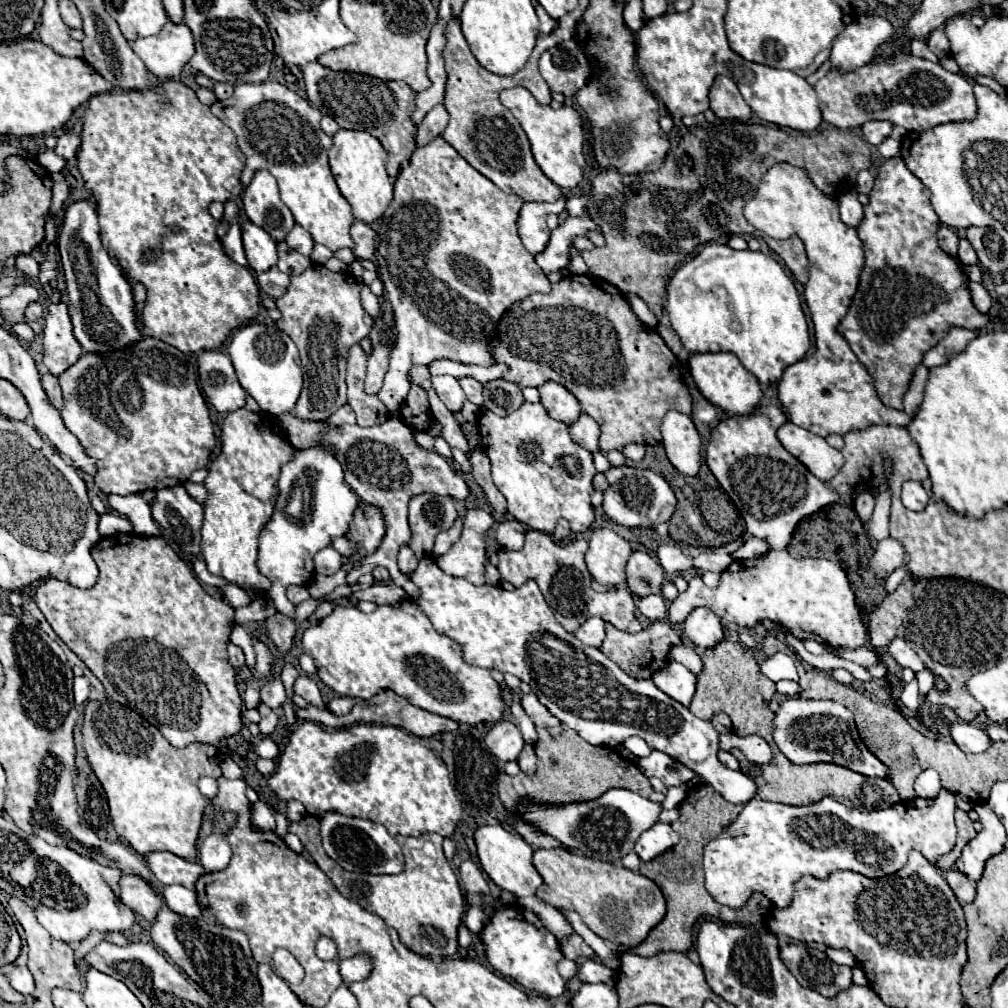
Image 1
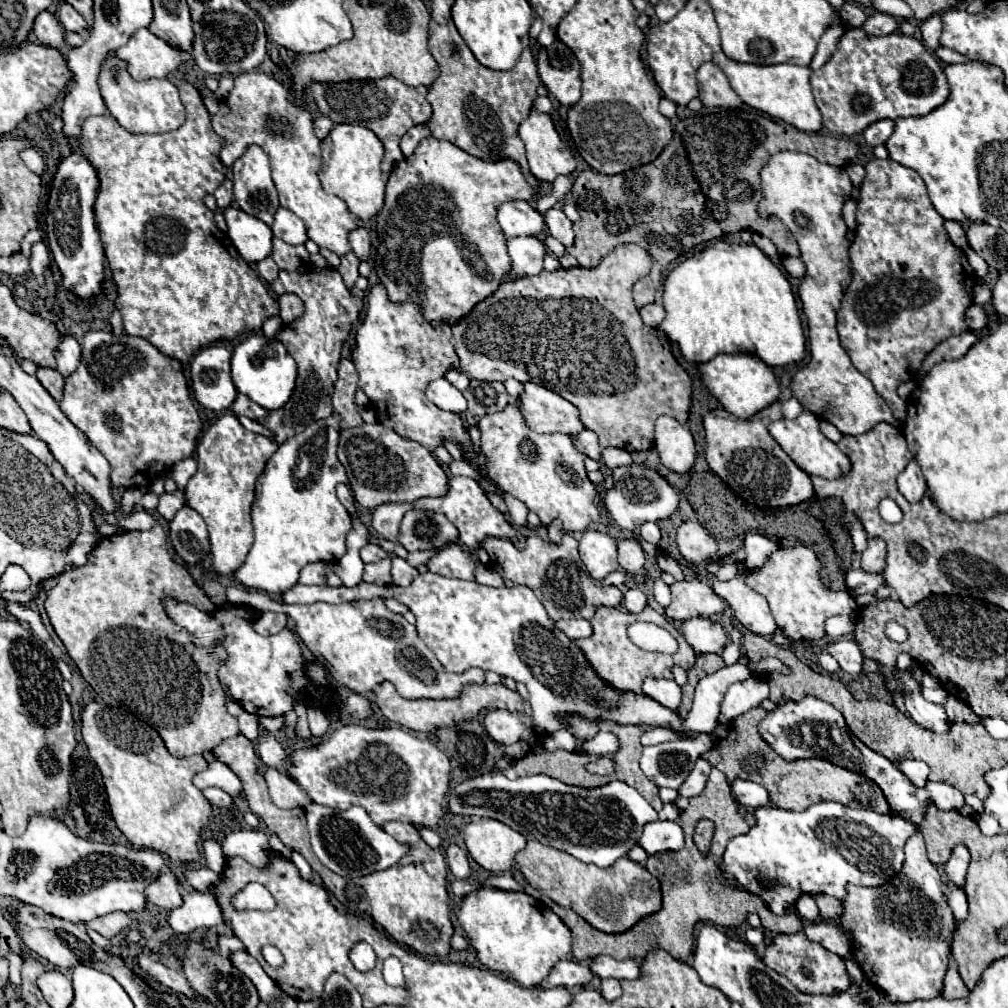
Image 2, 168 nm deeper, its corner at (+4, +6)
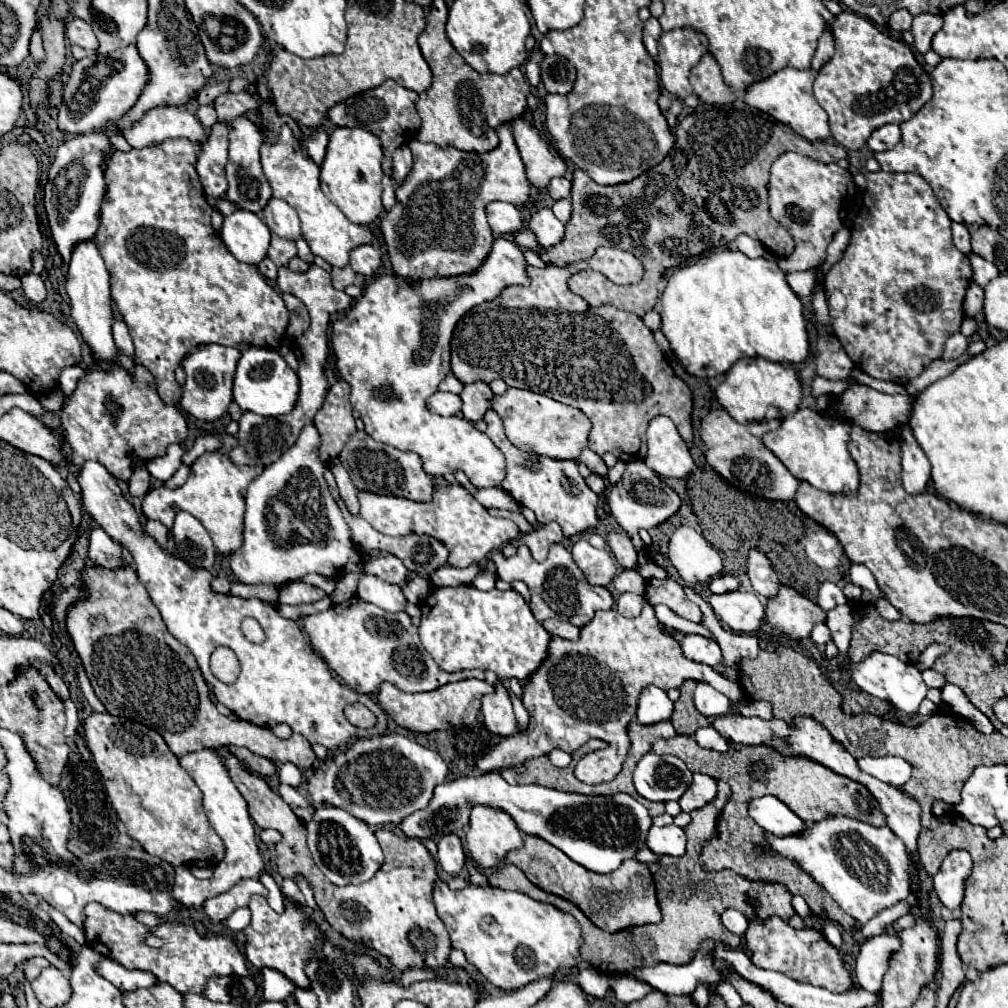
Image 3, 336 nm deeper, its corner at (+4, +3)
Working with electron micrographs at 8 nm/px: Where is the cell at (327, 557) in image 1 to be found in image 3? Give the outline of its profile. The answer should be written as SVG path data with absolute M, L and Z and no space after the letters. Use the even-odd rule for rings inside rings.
M288 582L286 586L282 586L280 590L280 602L282 604L310 604L316 600L322 600L326 596L324 590L304 584L304 582Z

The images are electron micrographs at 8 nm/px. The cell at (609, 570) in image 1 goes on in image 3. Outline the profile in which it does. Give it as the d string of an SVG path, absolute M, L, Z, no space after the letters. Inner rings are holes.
M578 540L572 546L572 558L592 586L608 586L616 576L616 558L610 550L598 550L588 540Z

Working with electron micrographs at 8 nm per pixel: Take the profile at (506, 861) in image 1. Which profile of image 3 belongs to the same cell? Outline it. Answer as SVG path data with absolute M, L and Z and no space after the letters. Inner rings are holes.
M474 806L466 846L474 862L484 868L496 868L508 850L522 846L522 832L510 814L490 806Z

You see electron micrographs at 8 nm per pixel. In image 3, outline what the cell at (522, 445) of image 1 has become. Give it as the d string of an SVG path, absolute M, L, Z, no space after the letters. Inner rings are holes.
M488 410L484 414L484 420L488 424L486 434L492 438L492 442L502 450L506 456L506 480L504 490L522 506L530 508L540 524L558 522L562 526L562 532L566 538L576 536L588 528L594 528L598 524L596 518L596 504L598 496L584 484L584 478L578 472L578 464L572 460L552 460L552 458L540 458L538 454L528 454L522 450L516 450L504 434L500 416L494 410Z

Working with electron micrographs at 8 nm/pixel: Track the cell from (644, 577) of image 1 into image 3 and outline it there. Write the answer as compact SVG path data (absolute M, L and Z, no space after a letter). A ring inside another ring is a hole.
M610 532L606 538L610 552L616 556L616 560L624 566L624 568L634 568L638 562L638 554L630 542L630 538L622 532Z

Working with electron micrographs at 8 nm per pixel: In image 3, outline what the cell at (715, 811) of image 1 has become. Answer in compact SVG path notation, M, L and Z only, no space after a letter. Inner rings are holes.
M718 780L718 794L716 798L700 808L694 810L692 816L692 824L688 824L686 836L688 836L688 846L686 846L686 854L680 858L658 858L654 864L650 864L650 872L654 876L656 882L656 898L662 910L662 920L658 924L648 924L648 926L636 926L636 928L628 928L628 930L620 930L620 932L604 932L600 930L596 924L592 924L578 906L574 906L572 902L556 896L556 894L548 894L544 890L540 890L538 886L534 886L520 868L516 868L514 864L504 864L502 868L496 868L492 874L488 874L488 882L490 886L496 888L504 888L504 890L516 890L522 892L534 900L552 904L556 908L568 910L582 926L582 938L584 944L580 948L580 956L584 962L588 962L592 968L600 970L602 974L628 974L632 976L632 972L636 968L644 968L644 966L656 966L658 962L666 962L666 964L688 964L698 946L708 940L708 938L718 938L718 942L724 942L730 948L738 948L740 946L740 936L730 934L722 920L720 914L726 908L736 908L740 910L745 917L750 920L752 918L770 918L770 916L780 916L782 920L788 920L794 910L790 904L792 894L788 892L788 888L784 884L768 884L768 882L752 882L746 880L742 876L738 876L732 870L722 870L722 872L704 872L700 866L700 852L706 840L710 840L716 834L716 822L718 816L722 814L726 802L730 798L730 786L724 780ZM746 896L754 896L758 898L758 905L751 911L751 906L746 904Z

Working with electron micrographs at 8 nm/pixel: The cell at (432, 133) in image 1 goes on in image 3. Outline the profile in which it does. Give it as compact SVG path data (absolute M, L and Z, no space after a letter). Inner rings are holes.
M400 146L400 150L396 150L394 154L394 168L392 168L392 178L400 184L412 170L412 152L408 150L408 146Z

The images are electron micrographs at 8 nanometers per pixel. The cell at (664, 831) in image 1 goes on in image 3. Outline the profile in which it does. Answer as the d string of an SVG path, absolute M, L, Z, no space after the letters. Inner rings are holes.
M670 824L670 826L664 826L664 828L652 826L646 842L648 842L648 848L658 856L662 856L662 854L682 856L684 850L686 850L686 834L676 824Z

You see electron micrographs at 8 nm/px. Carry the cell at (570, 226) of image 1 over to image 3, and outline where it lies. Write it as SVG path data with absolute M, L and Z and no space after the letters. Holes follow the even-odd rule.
M498 238L492 244L490 254L472 274L460 274L450 278L428 278L418 282L402 280L396 274L378 276L368 288L366 294L356 300L354 308L342 320L332 324L330 346L334 350L336 368L344 382L350 384L350 402L352 408L360 414L366 434L376 442L390 444L402 452L416 452L422 458L424 472L430 476L444 476L446 472L462 470L468 480L480 488L502 488L502 480L506 476L506 460L504 454L494 446L494 442L480 432L474 422L458 420L456 416L444 418L432 414L426 408L426 400L432 392L438 390L438 384L450 372L450 340L456 322L474 306L482 302L490 302L504 290L504 286L524 284L528 276L524 274L526 262L522 256L522 248L516 246L508 238Z

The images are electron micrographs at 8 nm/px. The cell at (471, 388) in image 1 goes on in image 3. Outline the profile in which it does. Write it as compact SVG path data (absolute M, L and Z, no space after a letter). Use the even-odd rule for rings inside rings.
M448 374L448 376L440 382L440 386L438 386L438 390L442 390L442 392L452 392L452 394L460 394L462 388L464 388L464 384L462 384L454 374Z

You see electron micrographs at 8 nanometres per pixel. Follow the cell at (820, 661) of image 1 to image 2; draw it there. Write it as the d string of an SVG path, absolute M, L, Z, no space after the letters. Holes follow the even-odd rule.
M818 655L818 665L820 665L824 671L828 671L830 675L842 671L840 665L838 665L838 661L836 661L832 655Z

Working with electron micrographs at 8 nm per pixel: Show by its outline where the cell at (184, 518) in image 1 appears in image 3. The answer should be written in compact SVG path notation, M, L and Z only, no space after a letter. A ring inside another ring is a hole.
M178 512L174 526L172 526L172 538L178 556L188 562L192 568L204 568L210 570L216 562L216 548L210 540L208 530L188 512Z

